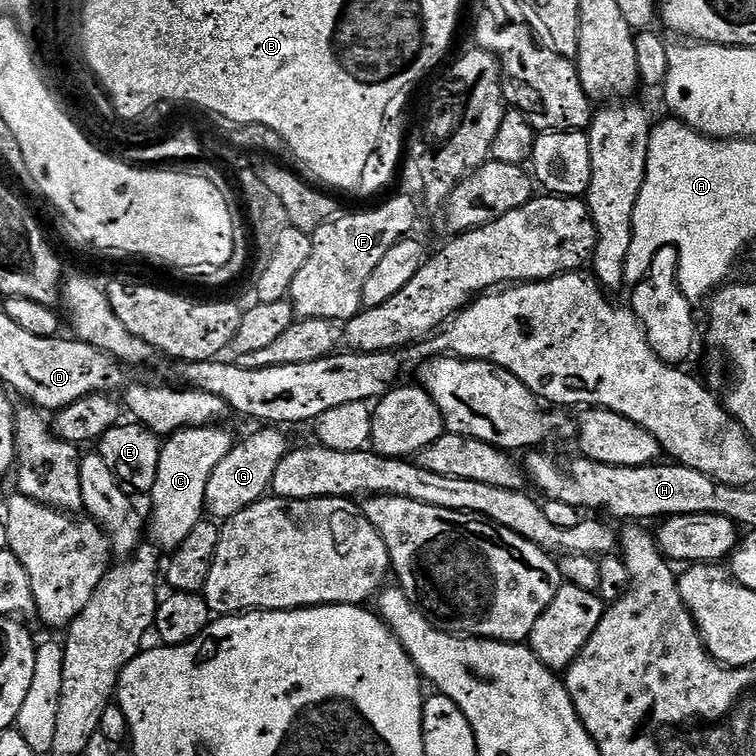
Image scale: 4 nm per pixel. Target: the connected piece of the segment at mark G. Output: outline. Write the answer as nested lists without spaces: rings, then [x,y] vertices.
[[[276,426],[261,427],[261,432],[252,432],[245,440],[237,439],[233,443],[230,454],[214,466],[214,474],[210,474],[210,482],[206,482],[206,502],[204,507],[213,521],[229,520],[234,514],[246,510],[254,502],[265,499],[269,495],[274,470],[278,470],[278,462],[286,458],[290,451],[290,443]]]

